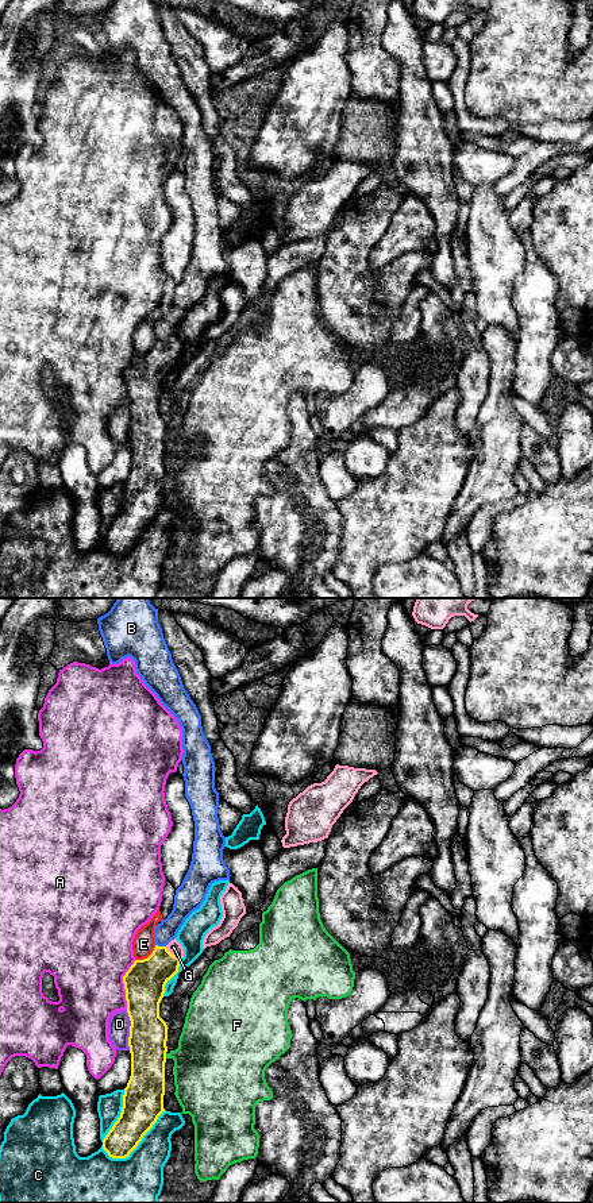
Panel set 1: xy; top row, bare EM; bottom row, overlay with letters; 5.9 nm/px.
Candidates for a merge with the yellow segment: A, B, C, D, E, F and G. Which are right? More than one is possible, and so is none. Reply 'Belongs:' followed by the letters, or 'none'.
Belongs: G

